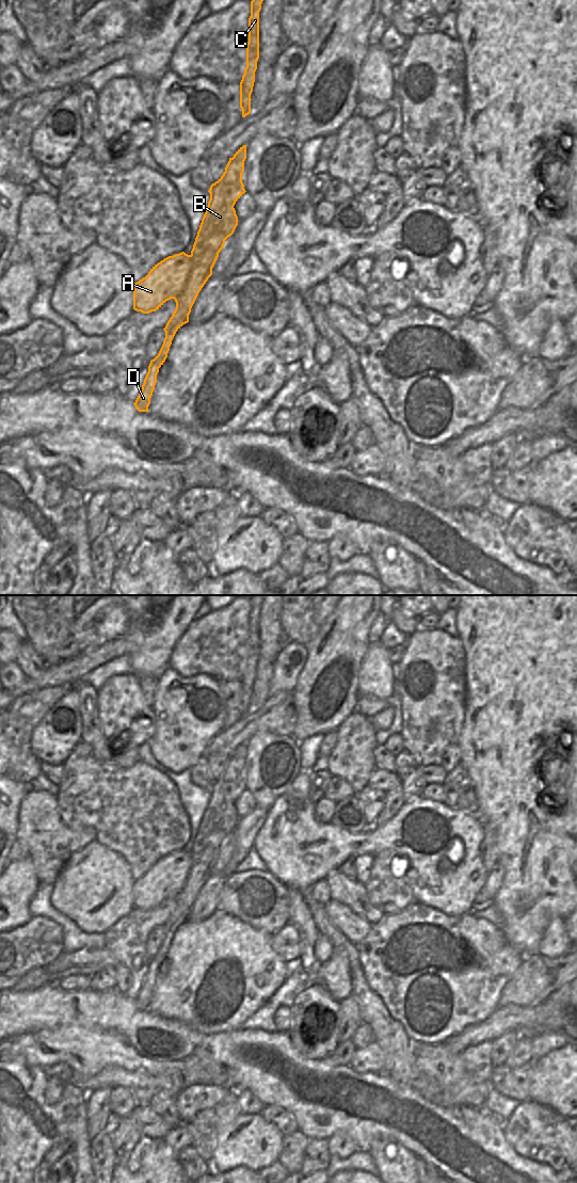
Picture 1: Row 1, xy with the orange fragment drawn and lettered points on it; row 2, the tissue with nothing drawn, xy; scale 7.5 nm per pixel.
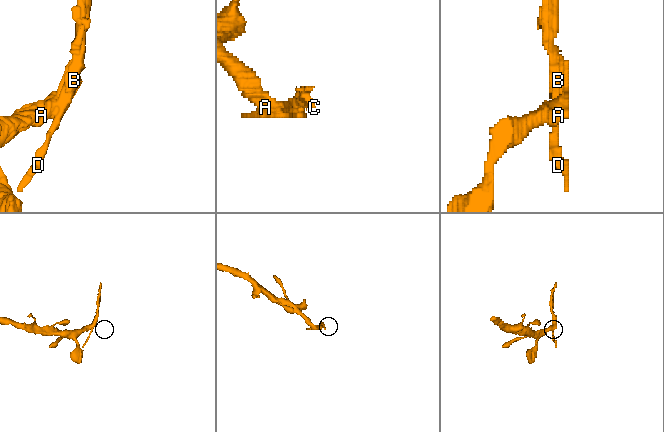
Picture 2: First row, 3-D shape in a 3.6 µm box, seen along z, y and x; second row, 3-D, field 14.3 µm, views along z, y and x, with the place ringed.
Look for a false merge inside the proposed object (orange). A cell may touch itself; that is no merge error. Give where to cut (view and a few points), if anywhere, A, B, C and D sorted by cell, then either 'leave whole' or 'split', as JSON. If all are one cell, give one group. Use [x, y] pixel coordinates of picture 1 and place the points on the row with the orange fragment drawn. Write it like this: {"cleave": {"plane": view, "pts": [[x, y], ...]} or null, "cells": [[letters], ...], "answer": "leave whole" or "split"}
{"cleave": {"plane": "xy", "pts": [[190, 255], [192, 264], [191, 273], [185, 288], [174, 299]]}, "cells": [["A"], ["B", "C", "D"]], "answer": "split"}

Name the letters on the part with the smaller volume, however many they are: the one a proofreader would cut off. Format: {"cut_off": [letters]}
{"cut_off": ["B", "C", "D"]}

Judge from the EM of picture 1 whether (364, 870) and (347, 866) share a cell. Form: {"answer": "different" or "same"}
{"answer": "same"}

